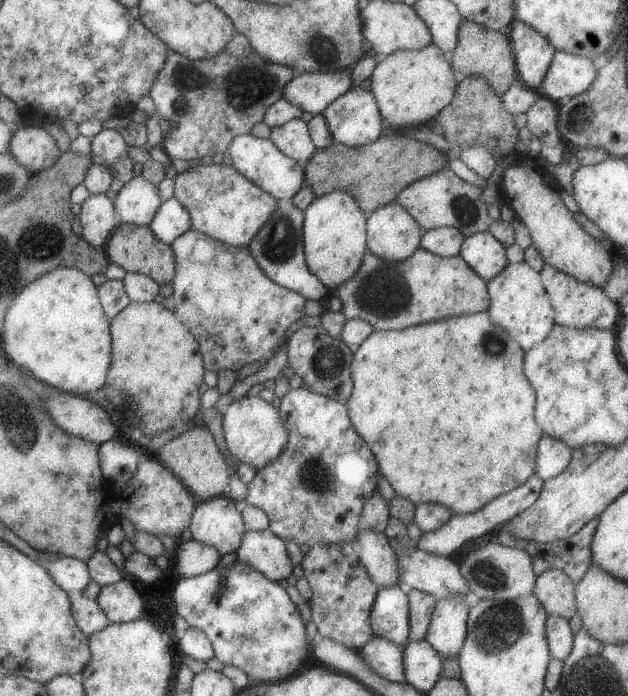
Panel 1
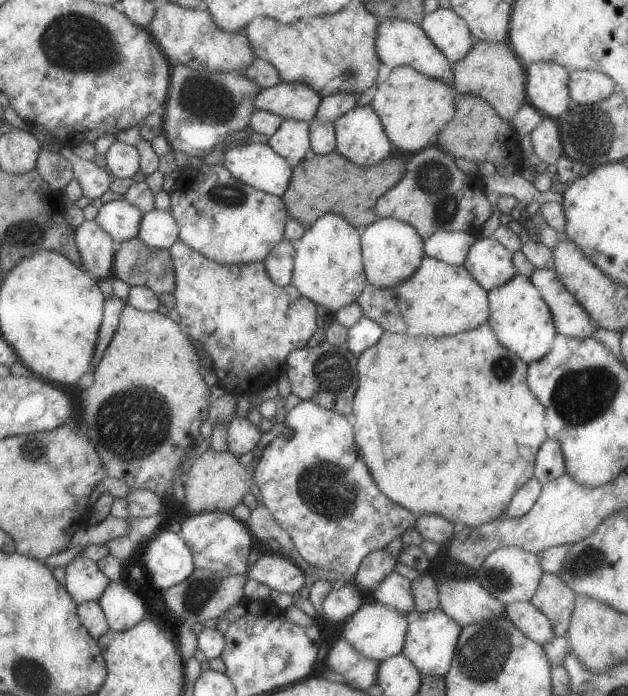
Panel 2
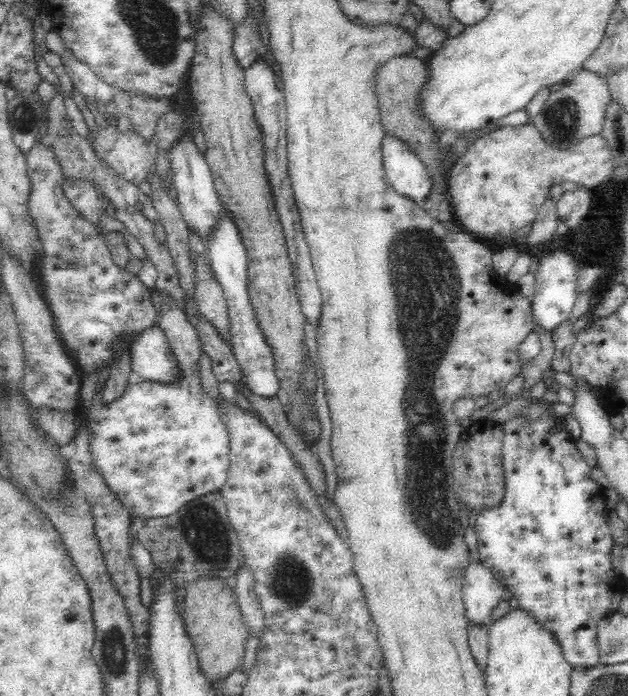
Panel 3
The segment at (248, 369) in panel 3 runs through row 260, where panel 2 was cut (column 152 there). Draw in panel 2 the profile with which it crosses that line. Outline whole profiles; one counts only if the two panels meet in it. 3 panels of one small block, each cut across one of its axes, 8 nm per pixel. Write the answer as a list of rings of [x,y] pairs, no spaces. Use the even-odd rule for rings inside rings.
[[[153,208],[142,214],[136,237],[148,247],[168,249],[178,240],[177,233],[177,223],[170,213]]]

